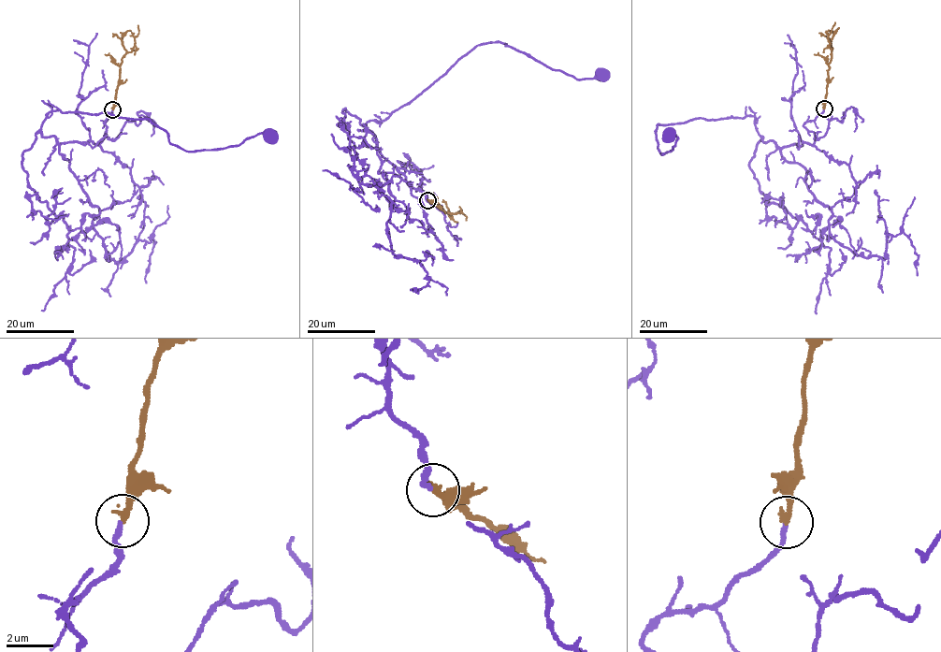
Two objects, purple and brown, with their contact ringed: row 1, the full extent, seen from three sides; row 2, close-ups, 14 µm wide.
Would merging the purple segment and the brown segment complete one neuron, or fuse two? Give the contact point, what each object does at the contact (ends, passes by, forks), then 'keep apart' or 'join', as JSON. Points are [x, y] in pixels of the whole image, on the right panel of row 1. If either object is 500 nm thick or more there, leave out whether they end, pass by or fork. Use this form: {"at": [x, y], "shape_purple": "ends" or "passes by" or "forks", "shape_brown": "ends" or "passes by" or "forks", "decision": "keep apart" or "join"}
{"at": [824, 108], "shape_purple": "ends", "shape_brown": "ends", "decision": "join"}

